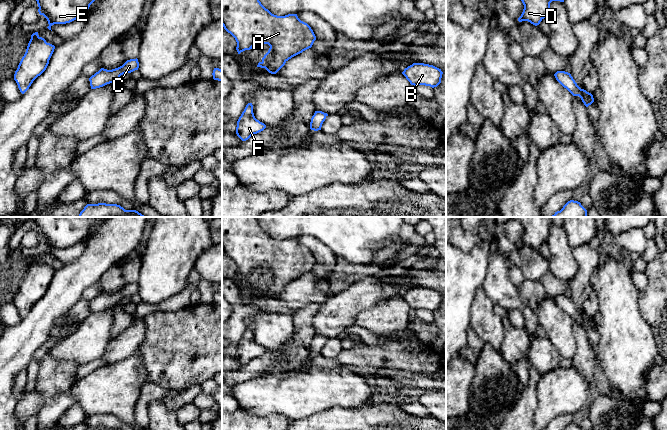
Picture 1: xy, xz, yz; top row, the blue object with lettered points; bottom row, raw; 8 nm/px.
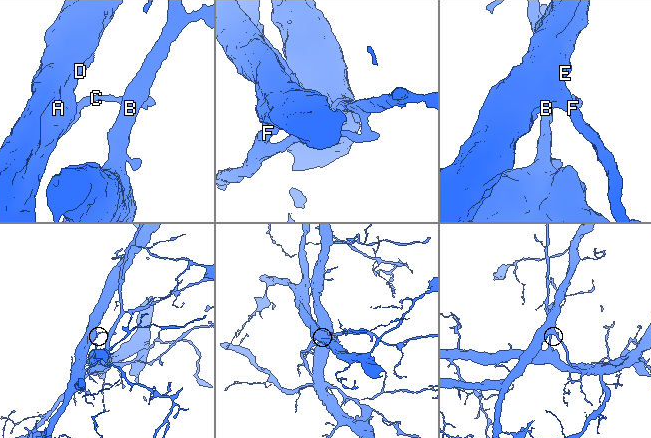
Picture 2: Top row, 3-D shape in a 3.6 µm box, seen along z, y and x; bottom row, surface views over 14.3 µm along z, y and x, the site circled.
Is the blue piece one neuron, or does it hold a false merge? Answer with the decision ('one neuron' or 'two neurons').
two neurons

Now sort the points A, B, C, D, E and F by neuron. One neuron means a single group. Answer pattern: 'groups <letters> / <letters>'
groups A D E F / B C

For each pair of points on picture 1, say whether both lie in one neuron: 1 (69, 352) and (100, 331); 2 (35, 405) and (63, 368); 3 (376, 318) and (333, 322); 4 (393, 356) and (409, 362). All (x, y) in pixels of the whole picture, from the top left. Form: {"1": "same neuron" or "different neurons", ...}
{"1": "same neuron", "2": "same neuron", "3": "different neurons", "4": "same neuron"}

